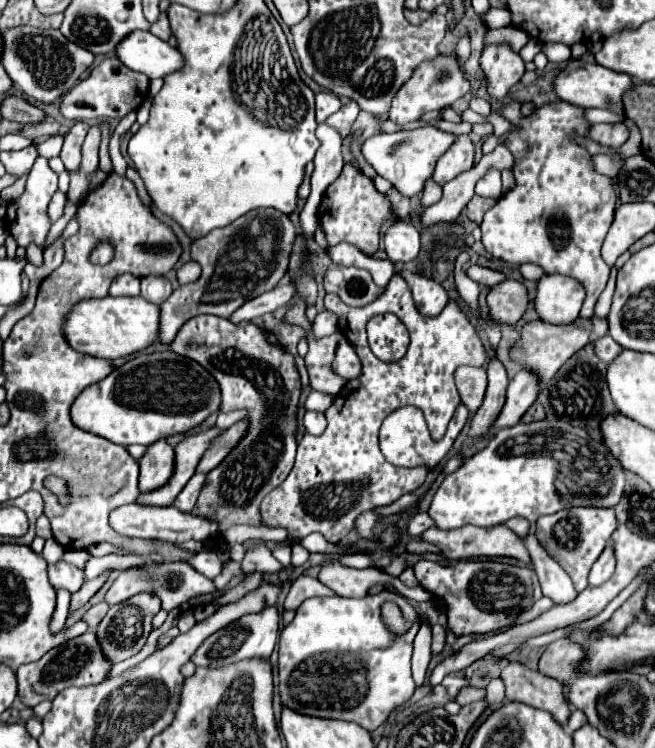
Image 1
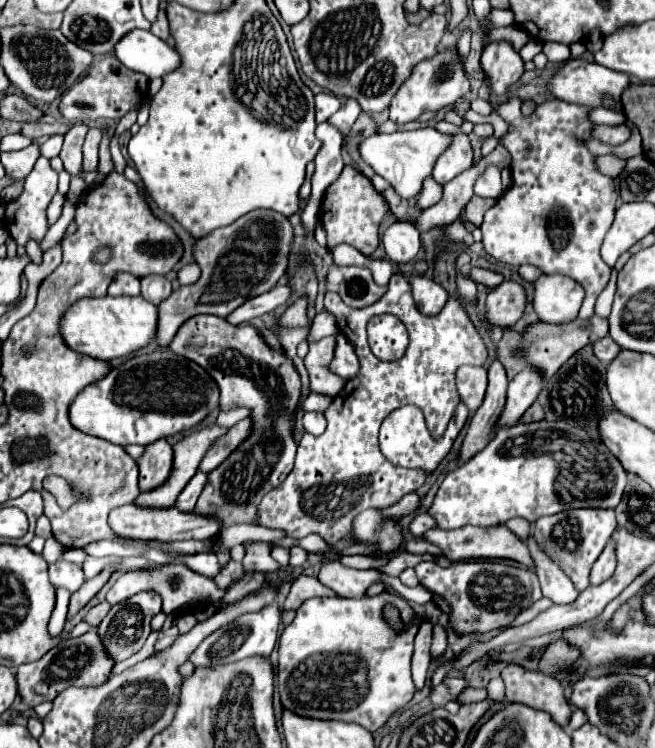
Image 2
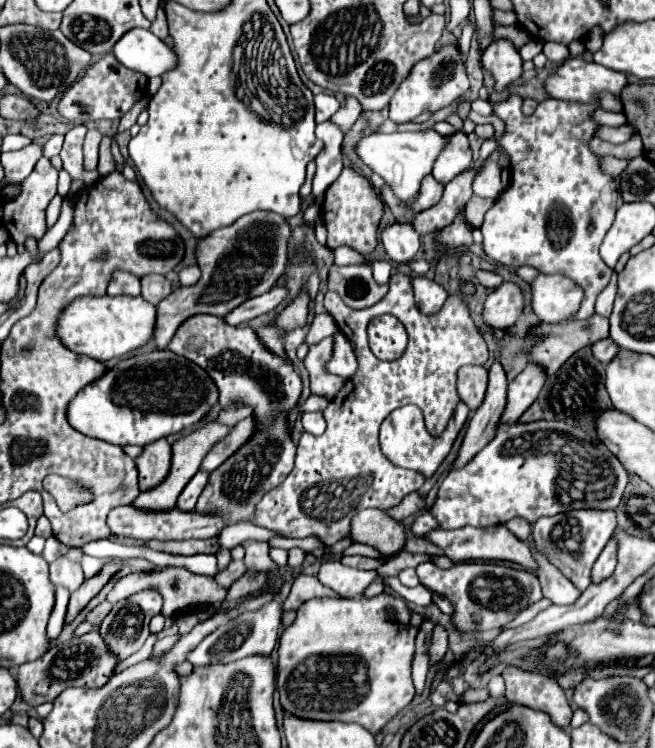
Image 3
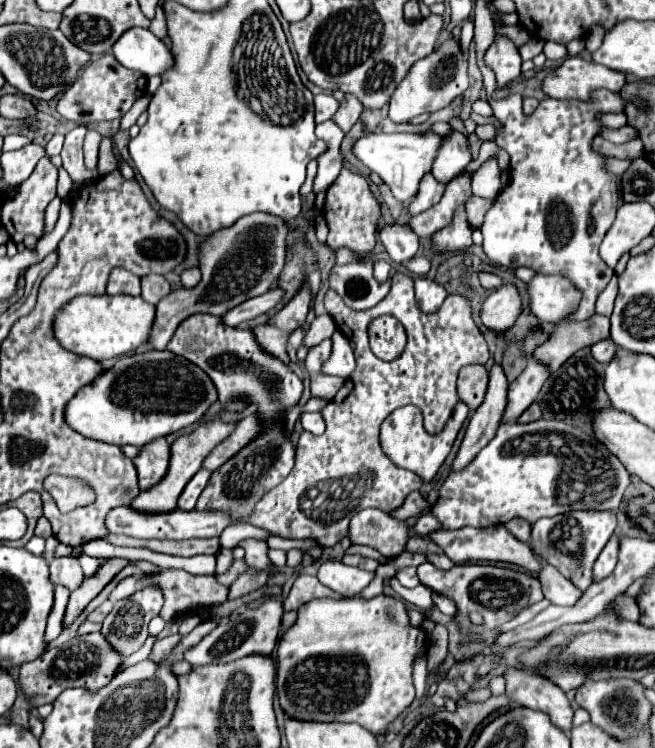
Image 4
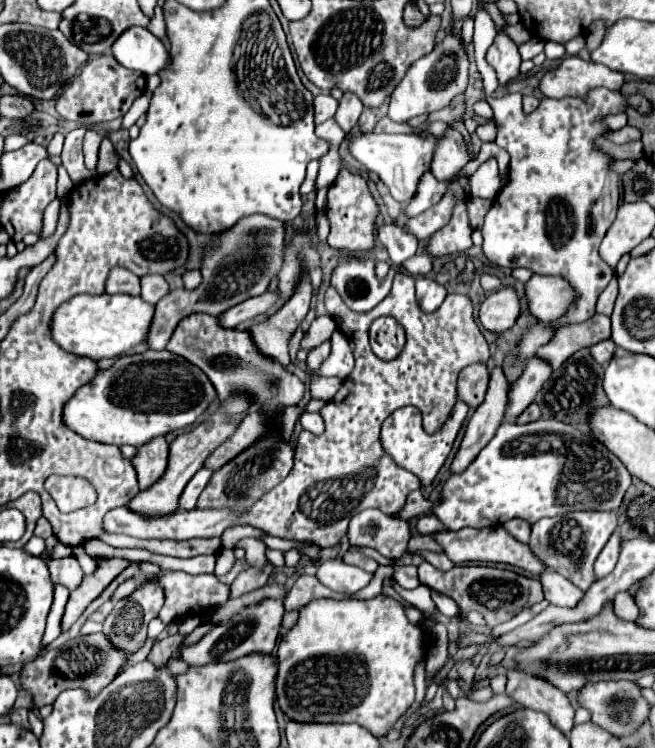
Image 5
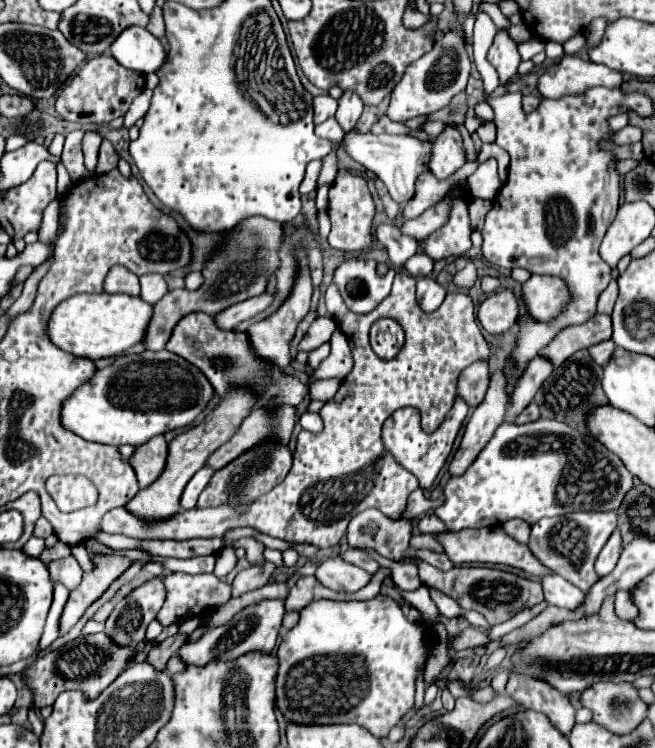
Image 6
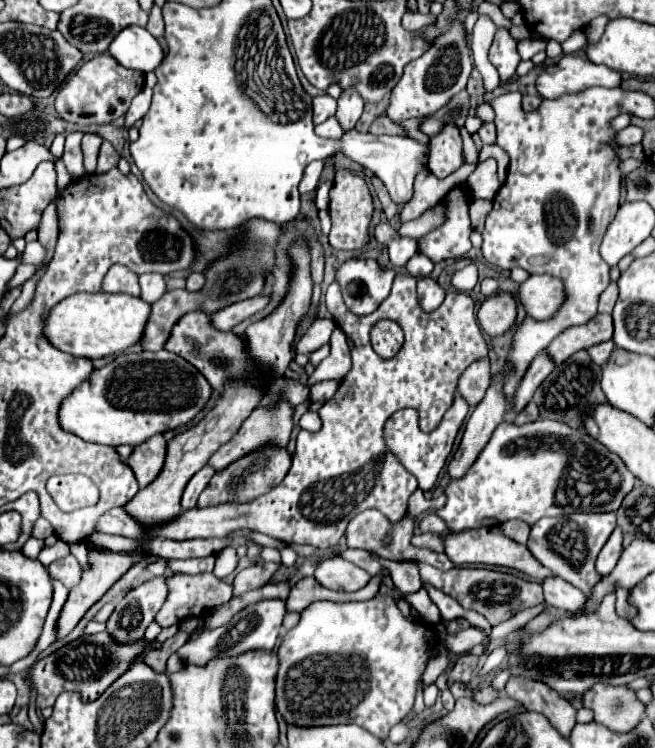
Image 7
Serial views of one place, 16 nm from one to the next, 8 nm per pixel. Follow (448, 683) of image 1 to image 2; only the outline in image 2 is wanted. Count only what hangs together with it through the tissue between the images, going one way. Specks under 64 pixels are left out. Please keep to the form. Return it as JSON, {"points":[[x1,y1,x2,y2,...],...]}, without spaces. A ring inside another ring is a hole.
{"points":[[446,676,443,680,443,683,445,683,449,687,450,693,454,696,459,695,466,687,468,687,468,683,461,676]]}

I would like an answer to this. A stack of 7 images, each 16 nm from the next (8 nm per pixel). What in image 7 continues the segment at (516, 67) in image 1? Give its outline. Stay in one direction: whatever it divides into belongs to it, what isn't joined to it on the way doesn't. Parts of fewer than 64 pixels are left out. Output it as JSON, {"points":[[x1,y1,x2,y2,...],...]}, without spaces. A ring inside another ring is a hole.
{"points":[[498,28,494,42,490,46,490,62,500,74,500,80,506,82,516,74,516,66,520,62,520,56,516,52,516,40,512,40,508,28]]}

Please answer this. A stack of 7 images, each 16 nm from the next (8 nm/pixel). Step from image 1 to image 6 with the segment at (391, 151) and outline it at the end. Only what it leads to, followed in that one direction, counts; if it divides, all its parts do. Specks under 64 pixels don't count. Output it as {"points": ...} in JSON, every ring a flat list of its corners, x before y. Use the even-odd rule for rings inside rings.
{"points":[[356,130,346,132,346,148,344,148,344,152,352,160,360,162,364,168,374,172,386,184,392,200,396,200,398,204,406,204,414,196,416,176,428,168,430,150,432,150,432,140,420,142,408,134,402,134,402,136,380,134,380,136,376,136,376,134,362,134]]}

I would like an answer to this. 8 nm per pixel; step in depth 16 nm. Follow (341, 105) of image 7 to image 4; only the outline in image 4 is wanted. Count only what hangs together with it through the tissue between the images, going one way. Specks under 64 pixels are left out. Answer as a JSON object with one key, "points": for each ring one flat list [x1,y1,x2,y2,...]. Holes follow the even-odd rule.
{"points":[[346,94,344,100,340,102,340,110,334,114,334,120,344,132,348,132,358,122,362,110,364,110,364,106,360,104,360,100,352,94]]}

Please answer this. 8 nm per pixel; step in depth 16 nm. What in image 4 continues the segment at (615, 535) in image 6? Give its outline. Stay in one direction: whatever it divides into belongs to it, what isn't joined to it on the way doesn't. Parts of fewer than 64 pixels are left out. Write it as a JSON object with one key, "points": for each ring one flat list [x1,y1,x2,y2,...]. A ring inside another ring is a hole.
{"points":[[612,534,612,538,608,540,608,544,604,546,604,550,600,552,594,564,594,580,602,580,604,576,612,574,616,560,618,560,618,548,620,548,620,538,618,534]]}

